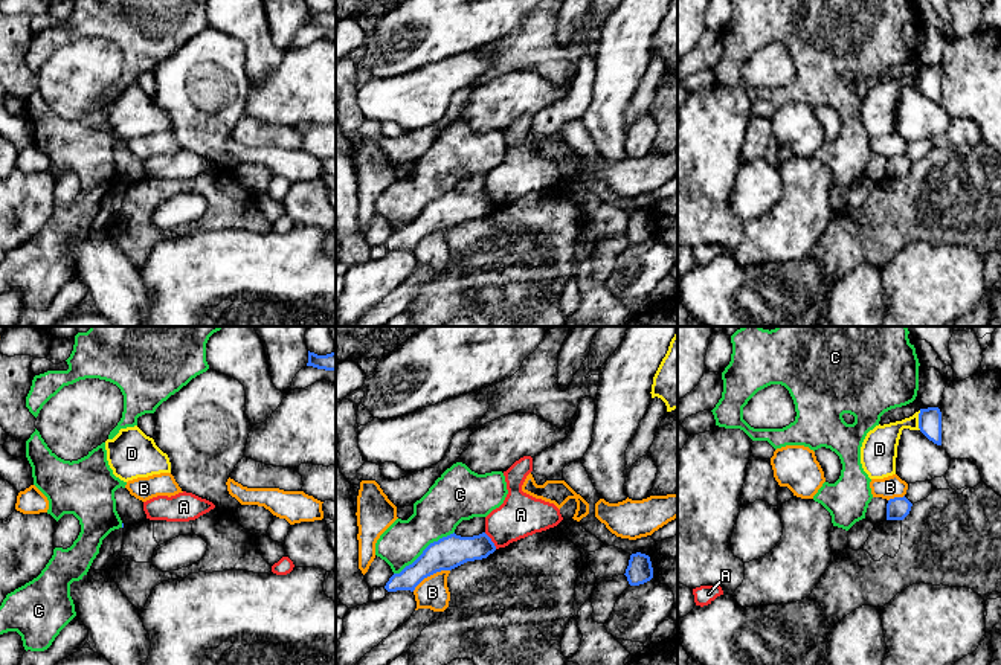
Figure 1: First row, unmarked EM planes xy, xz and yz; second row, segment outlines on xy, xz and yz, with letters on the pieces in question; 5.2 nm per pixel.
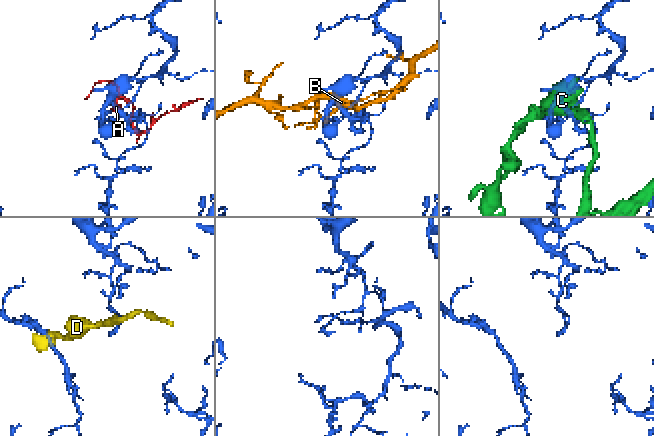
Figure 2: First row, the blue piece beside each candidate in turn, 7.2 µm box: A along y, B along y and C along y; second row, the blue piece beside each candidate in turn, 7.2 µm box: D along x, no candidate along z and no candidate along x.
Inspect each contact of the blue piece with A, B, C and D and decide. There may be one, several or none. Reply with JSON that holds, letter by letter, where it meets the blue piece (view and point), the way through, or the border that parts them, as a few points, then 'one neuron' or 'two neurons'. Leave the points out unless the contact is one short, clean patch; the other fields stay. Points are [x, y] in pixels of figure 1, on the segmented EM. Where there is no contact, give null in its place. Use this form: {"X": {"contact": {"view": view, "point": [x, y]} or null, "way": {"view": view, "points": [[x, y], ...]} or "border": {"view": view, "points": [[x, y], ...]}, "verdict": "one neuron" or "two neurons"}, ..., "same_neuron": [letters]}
{"A": {"contact": {"view": "xz", "point": [490, 540]}, "border": {"view": "xz", "points": [[484, 533], [496, 548]]}, "verdict": "two neurons"}, "B": {"contact": {"view": "xz", "point": [431, 574]}, "verdict": "two neurons"}, "C": {"contact": {"view": "xz", "point": [423, 551]}, "verdict": "two neurons"}, "D": {"contact": {"view": "yz", "point": [919, 420]}, "border": {"view": "yz", "points": [[920, 411], [919, 429]]}, "verdict": "two neurons"}, "same_neuron": []}

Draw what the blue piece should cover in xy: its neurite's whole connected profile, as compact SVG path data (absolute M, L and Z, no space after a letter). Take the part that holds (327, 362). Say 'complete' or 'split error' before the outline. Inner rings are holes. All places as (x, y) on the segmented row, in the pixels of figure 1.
complete; M308 351L307 366L325 369L325 371L336 371L336 351L327 355L317 355Z

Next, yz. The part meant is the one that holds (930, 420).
complete; M938 407L920 409L920 432L934 444L941 445L941 412Z

